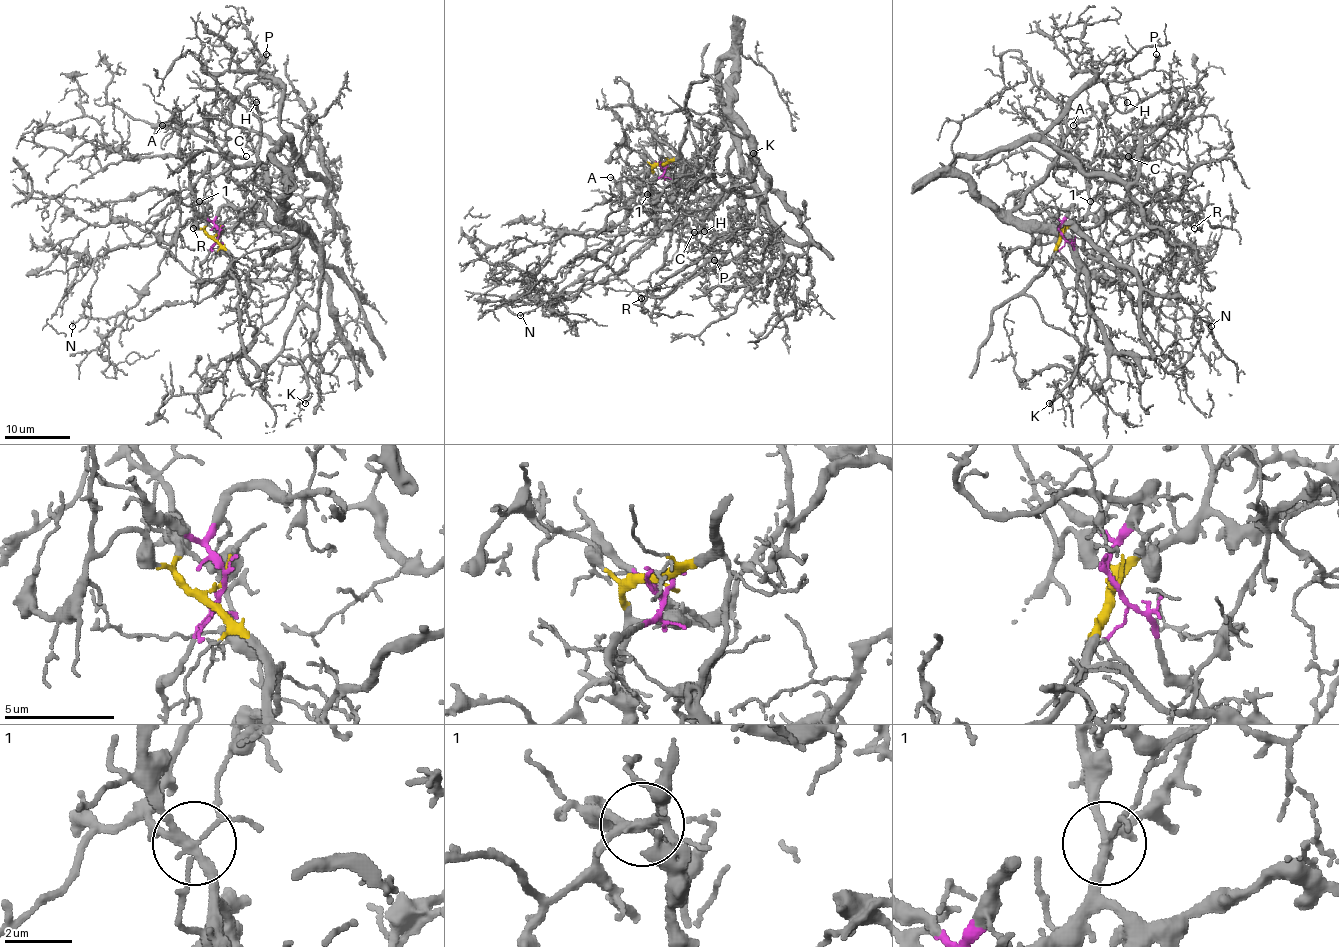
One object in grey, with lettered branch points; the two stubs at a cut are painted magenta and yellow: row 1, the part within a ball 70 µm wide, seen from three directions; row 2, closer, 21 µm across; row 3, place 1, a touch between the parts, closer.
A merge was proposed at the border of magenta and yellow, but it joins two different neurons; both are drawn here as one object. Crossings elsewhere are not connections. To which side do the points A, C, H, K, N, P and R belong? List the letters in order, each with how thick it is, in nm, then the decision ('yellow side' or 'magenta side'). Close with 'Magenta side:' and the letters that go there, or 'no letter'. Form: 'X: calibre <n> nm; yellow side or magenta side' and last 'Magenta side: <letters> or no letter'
A: calibre 150 nm; yellow side
C: calibre 140 nm; yellow side
H: calibre 100 nm; magenta side
K: calibre 100 nm; magenta side
N: calibre 180 nm; yellow side
P: calibre 130 nm; magenta side
R: calibre 120 nm; magenta side
Magenta side: H, K, P, R

